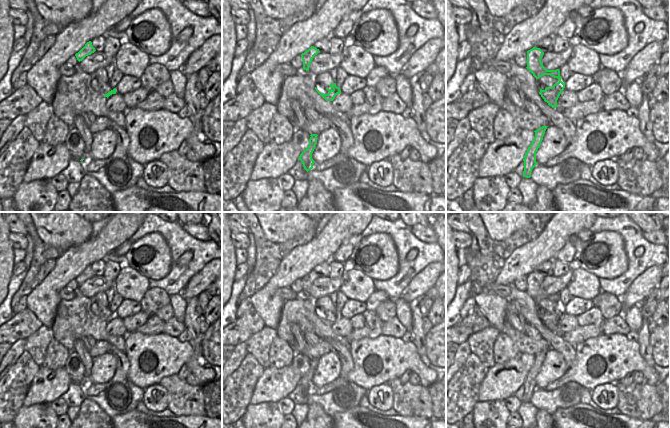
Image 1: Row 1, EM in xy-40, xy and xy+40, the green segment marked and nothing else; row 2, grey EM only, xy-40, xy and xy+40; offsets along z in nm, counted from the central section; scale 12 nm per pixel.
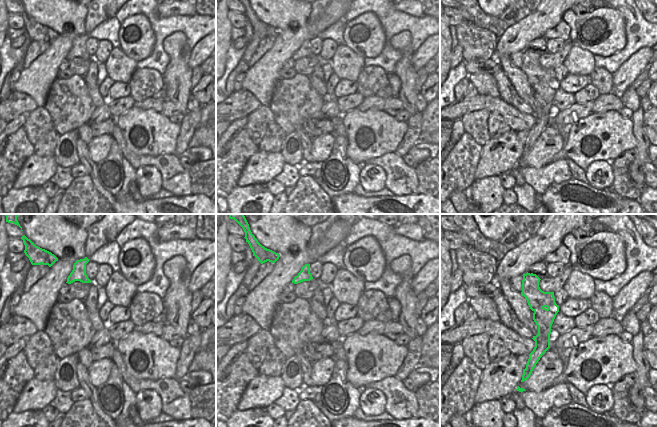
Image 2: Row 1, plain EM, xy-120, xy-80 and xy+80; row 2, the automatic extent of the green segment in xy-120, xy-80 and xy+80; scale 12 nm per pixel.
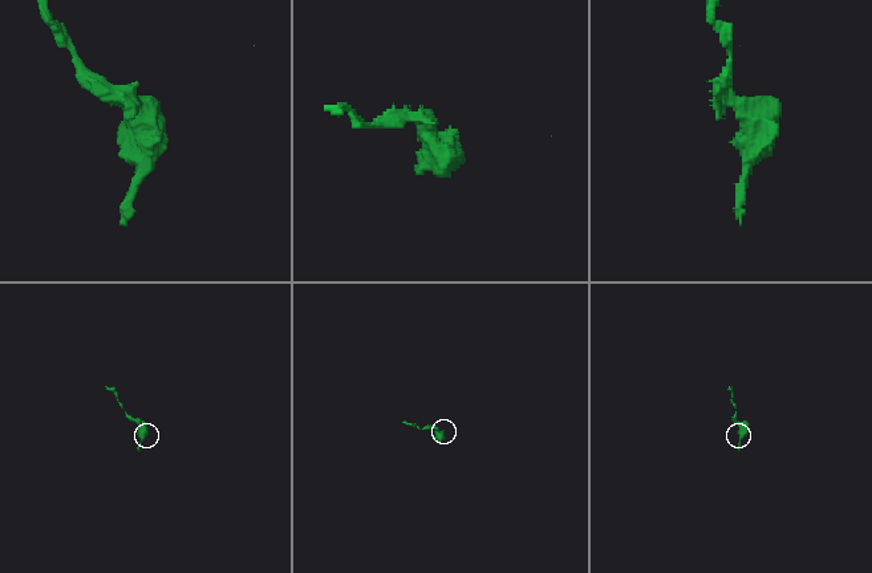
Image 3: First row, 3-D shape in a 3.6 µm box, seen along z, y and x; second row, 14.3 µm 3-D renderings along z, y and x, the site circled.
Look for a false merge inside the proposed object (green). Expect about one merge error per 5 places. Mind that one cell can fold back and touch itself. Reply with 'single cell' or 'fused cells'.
fused cells

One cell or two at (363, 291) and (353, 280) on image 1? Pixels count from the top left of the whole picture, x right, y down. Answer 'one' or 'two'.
one

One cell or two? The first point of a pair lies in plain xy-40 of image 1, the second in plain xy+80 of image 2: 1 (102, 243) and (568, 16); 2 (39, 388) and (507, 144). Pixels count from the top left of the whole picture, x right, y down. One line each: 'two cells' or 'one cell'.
1: two cells
2: one cell

